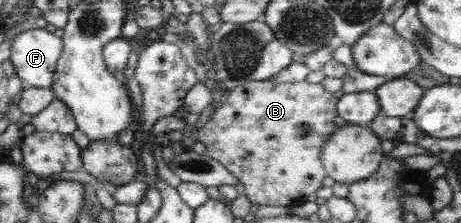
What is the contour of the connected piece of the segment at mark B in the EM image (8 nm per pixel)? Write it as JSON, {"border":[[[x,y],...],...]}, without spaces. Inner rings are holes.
{"border":[[[270,79],[244,81],[226,91],[223,103],[214,109],[202,127],[192,131],[186,139],[188,143],[203,143],[204,153],[223,165],[243,185],[244,196],[250,203],[291,207],[303,202],[307,195],[318,193],[322,187],[321,181],[326,173],[319,159],[320,147],[337,127],[333,123],[337,100],[320,84],[305,80],[289,83]]]}

